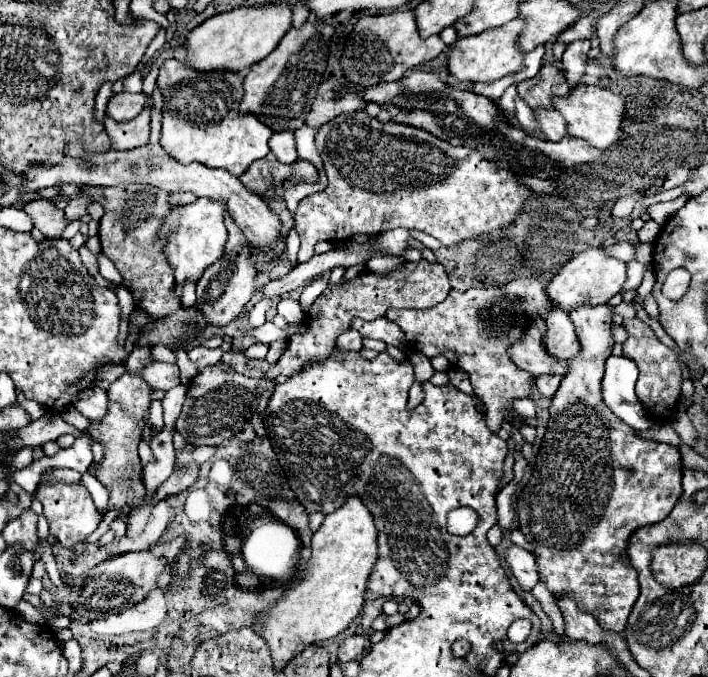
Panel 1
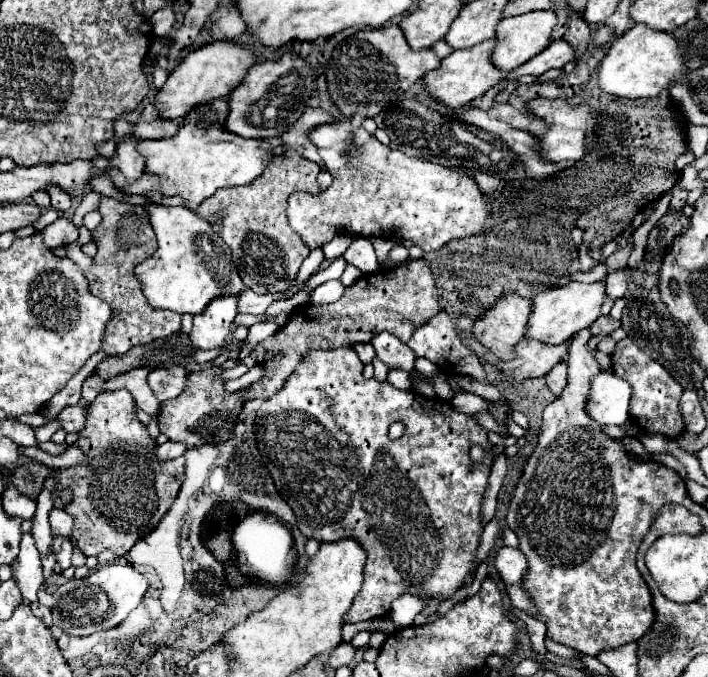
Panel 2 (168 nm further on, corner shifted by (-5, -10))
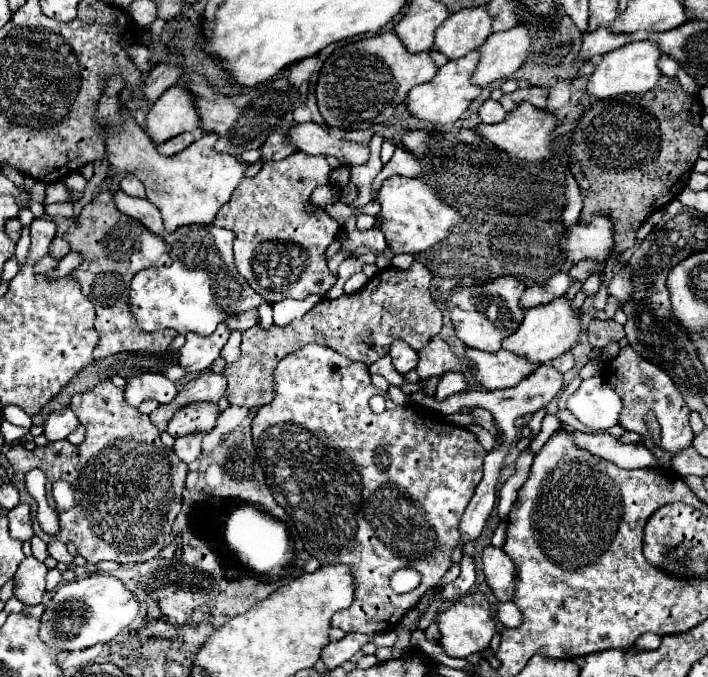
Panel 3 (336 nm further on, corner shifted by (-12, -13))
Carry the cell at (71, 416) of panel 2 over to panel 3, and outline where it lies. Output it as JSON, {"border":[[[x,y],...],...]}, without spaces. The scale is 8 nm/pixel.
{"border":[[[70,408],[52,412],[44,424],[44,434],[48,436],[48,440],[56,442],[56,440],[64,440],[68,438],[68,434],[72,434],[76,428],[80,426],[76,414]]]}

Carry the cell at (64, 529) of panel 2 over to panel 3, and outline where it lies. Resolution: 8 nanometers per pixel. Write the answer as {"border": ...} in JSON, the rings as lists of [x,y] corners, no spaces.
{"border":[[[54,540],[54,542],[48,544],[48,554],[50,554],[54,560],[62,562],[62,564],[70,564],[70,562],[74,562],[74,556],[66,550],[66,544],[60,542],[60,540]]]}

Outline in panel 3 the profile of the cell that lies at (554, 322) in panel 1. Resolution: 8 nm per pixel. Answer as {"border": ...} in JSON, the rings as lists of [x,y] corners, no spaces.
{"border":[[[468,348],[466,356],[472,362],[472,372],[476,374],[476,380],[488,390],[512,388],[520,380],[530,376],[536,368],[540,368],[538,362],[530,362],[528,358],[508,350],[488,354],[482,350]]]}

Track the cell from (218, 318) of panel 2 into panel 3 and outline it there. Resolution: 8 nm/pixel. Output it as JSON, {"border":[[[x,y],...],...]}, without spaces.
{"border":[[[218,324],[210,336],[200,336],[196,332],[186,334],[186,344],[178,352],[178,364],[184,366],[190,374],[198,374],[208,368],[218,356],[224,344],[228,342],[230,330],[228,324]]]}

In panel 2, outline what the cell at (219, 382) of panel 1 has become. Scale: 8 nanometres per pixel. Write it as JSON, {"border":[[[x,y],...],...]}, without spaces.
{"border":[[[211,367],[199,373],[189,373],[185,381],[185,393],[181,393],[181,397],[177,399],[161,403],[159,429],[163,435],[167,435],[171,441],[183,441],[187,447],[221,443],[233,435],[233,427],[237,425],[237,417],[243,407],[243,399],[241,393],[227,393],[223,389],[225,381],[219,377],[221,371],[221,367]]]}

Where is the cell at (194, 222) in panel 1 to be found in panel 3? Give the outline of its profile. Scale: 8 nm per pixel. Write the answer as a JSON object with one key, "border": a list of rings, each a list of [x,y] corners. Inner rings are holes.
{"border":[[[116,192],[116,206],[120,212],[140,220],[150,232],[162,236],[170,246],[172,264],[164,268],[148,268],[140,270],[132,284],[130,284],[130,308],[146,332],[174,328],[178,334],[198,332],[208,336],[216,330],[216,326],[236,312],[244,312],[248,308],[258,308],[262,304],[262,296],[246,284],[244,276],[236,270],[234,256],[232,256],[232,242],[234,236],[230,230],[216,228],[214,224],[208,226],[182,226],[174,234],[164,230],[162,216],[154,208],[154,204],[146,198],[132,198],[124,192]],[[190,230],[190,244],[184,246],[184,236]]]}

